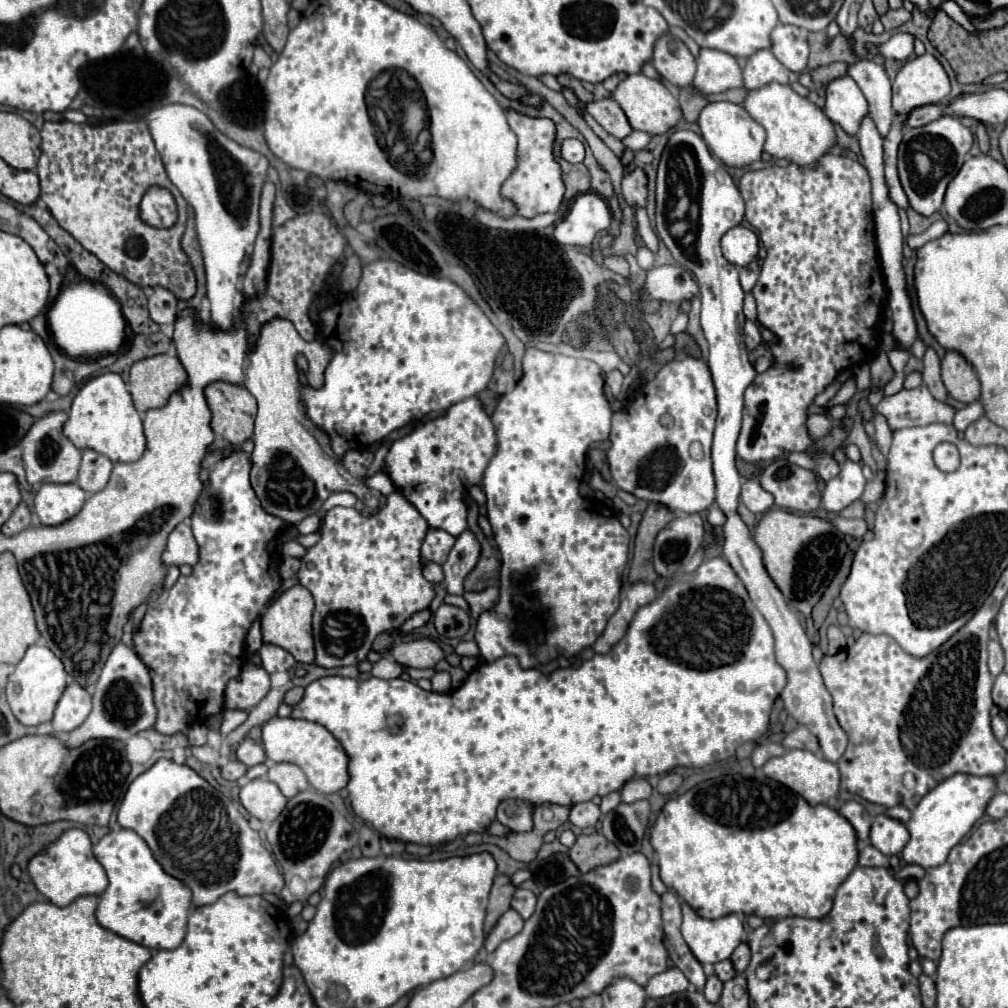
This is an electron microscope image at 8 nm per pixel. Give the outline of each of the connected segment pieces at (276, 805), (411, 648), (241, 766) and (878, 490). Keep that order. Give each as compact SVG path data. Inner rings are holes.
M267 779L249 781L241 789L239 799L241 799L243 807L249 811L249 815L253 815L261 821L267 821L267 823L275 821L287 803L285 795L277 789L277 785L273 785Z
M415 639L395 645L391 649L391 655L401 665L427 669L427 667L435 667L443 659L443 649L431 639Z
M233 759L233 761L227 761L223 767L221 767L221 775L225 777L225 779L231 779L231 781L235 781L235 779L239 779L241 775L245 775L247 773L247 765L245 763L241 763L241 761L237 761L237 759Z
M877 473L875 479L867 483L867 489L865 489L863 497L861 497L861 501L863 501L865 505L867 505L867 503L877 503L877 501L881 499L881 495L883 495L883 487L885 487L883 481L885 481L885 473Z

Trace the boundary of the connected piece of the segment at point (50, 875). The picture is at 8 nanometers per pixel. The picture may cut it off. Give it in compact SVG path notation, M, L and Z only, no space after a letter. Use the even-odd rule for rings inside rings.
M83 829L65 831L55 843L47 847L47 851L35 855L29 861L29 873L35 887L55 905L67 907L75 899L83 895L101 895L107 889L107 875L101 863L93 857L91 839Z

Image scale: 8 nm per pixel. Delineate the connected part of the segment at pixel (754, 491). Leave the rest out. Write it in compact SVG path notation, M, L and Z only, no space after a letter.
M747 479L743 485L741 485L741 497L743 497L743 503L747 505L749 511L761 515L761 513L767 513L771 507L773 507L773 495L765 489L761 489L759 481L755 479Z

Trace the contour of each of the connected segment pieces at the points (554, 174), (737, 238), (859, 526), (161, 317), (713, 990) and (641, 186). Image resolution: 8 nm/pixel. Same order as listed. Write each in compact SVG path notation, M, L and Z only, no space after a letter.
M507 109L509 127L517 135L517 167L509 179L501 185L501 197L511 199L517 207L517 215L533 219L541 213L557 213L563 207L565 183L561 177L561 165L555 161L555 123L545 117L529 117L515 109Z
M737 225L733 229L729 229L723 239L721 239L721 249L723 255L737 267L745 267L749 265L757 253L759 253L759 239L755 235L755 231L751 231L749 227Z
M833 517L831 523L843 533L843 535L851 535L851 537L863 537L867 533L867 525L863 519L843 519L843 517Z
M153 287L149 293L149 315L155 323L173 323L177 317L177 299L165 287Z
M709 973L707 975L707 983L705 983L705 989L703 989L703 995L707 1001L711 1003L717 1003L719 997L721 997L721 991L723 991L723 983L719 981L719 977L715 973Z
M635 169L633 173L623 177L623 197L631 209L645 207L647 201L647 175L643 169Z

